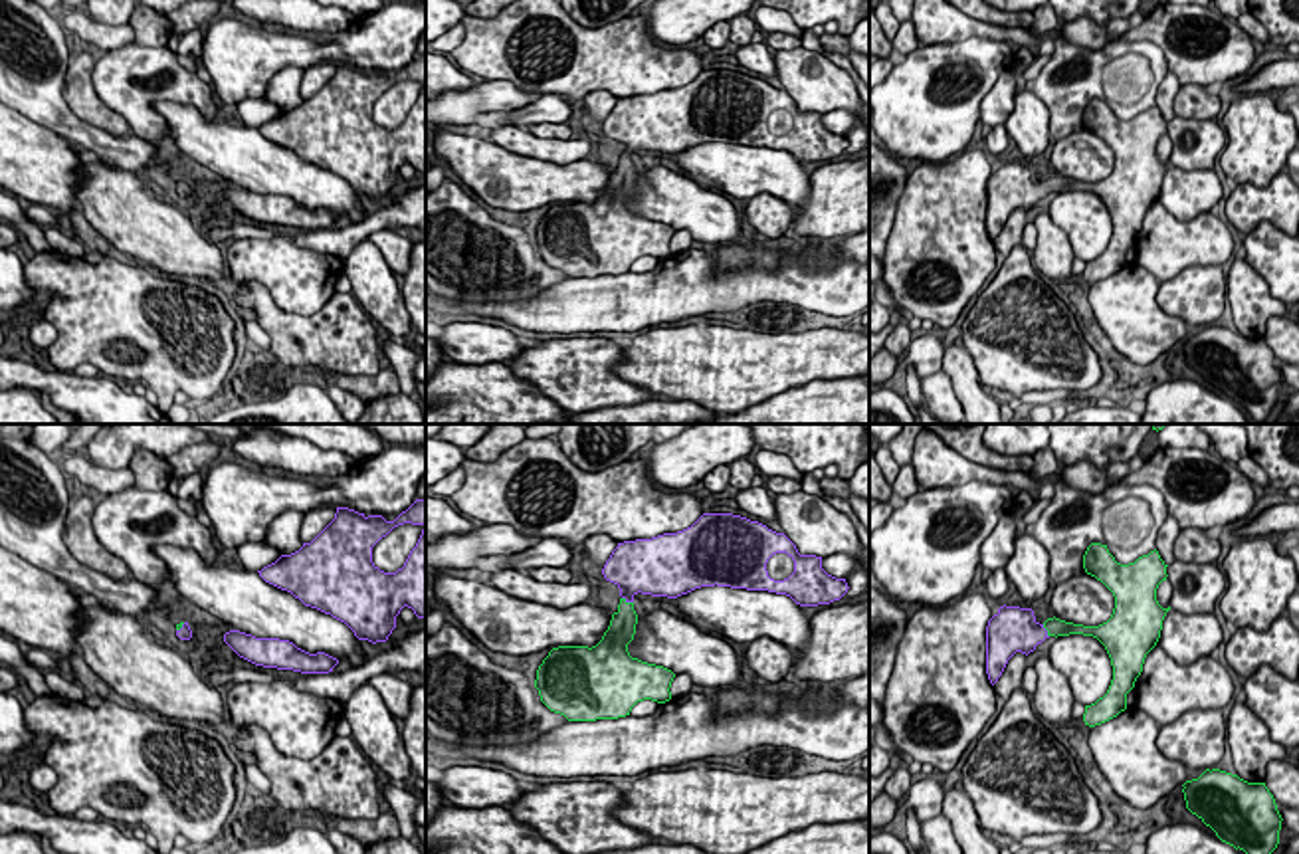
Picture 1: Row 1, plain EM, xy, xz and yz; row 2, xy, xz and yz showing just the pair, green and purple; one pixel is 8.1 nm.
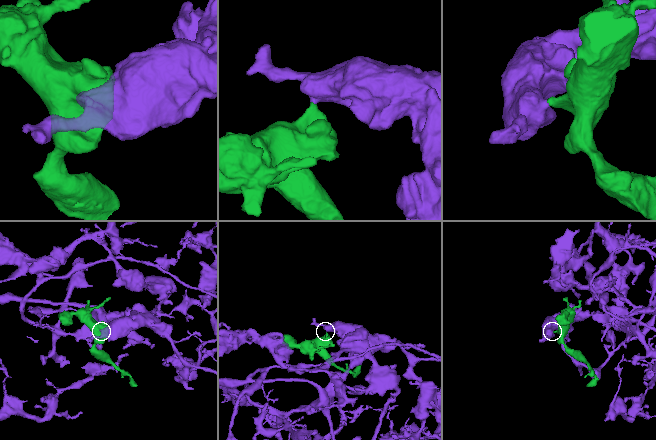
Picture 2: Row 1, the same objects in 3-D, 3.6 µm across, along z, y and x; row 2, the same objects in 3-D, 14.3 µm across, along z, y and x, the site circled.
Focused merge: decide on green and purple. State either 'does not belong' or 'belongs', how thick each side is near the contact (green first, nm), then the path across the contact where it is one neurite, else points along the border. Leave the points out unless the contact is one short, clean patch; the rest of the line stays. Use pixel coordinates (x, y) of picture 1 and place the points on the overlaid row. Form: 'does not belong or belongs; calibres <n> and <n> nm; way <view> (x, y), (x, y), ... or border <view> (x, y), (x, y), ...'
belongs; calibres 220 and 320 nm; way xz (620, 633), (628, 603), (628, 585), (634, 573)

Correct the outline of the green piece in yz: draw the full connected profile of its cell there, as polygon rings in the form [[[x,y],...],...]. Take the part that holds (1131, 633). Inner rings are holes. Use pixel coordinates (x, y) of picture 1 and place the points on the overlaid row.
[[[1091,543],[1083,555],[1083,569],[1087,575],[1101,581],[1113,592],[1115,608],[1111,618],[1099,626],[1073,624],[1059,620],[1055,616],[1040,624],[1032,608],[1006,606],[1006,604],[1000,606],[986,626],[986,674],[990,684],[994,686],[998,682],[1008,660],[1016,652],[1028,656],[1030,652],[1036,650],[1038,644],[1042,644],[1049,636],[1055,638],[1069,634],[1093,636],[1105,646],[1111,658],[1113,680],[1103,697],[1099,697],[1091,705],[1085,705],[1083,721],[1085,725],[1095,727],[1117,717],[1121,711],[1127,709],[1127,694],[1135,688],[1135,682],[1143,672],[1145,658],[1156,646],[1162,630],[1162,620],[1170,610],[1170,606],[1162,608],[1156,600],[1156,588],[1168,577],[1166,567],[1168,565],[1160,559],[1156,549],[1150,551],[1149,555],[1139,557],[1135,563],[1121,565],[1109,553],[1107,545]]]

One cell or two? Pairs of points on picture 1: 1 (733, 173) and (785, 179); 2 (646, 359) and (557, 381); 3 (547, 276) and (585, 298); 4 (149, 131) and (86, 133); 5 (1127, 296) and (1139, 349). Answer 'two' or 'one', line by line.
1: one
2: two
3: two
4: two
5: one

